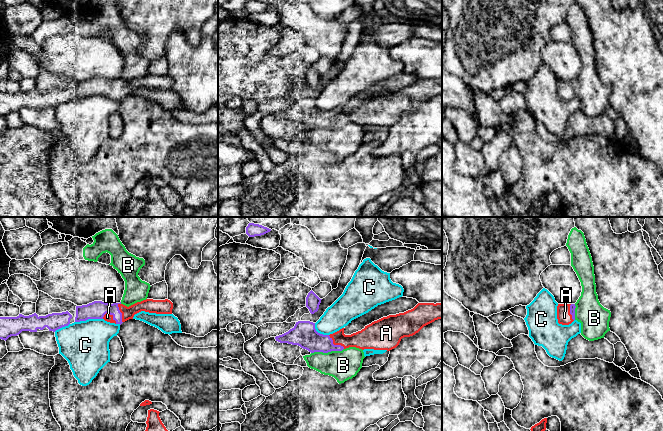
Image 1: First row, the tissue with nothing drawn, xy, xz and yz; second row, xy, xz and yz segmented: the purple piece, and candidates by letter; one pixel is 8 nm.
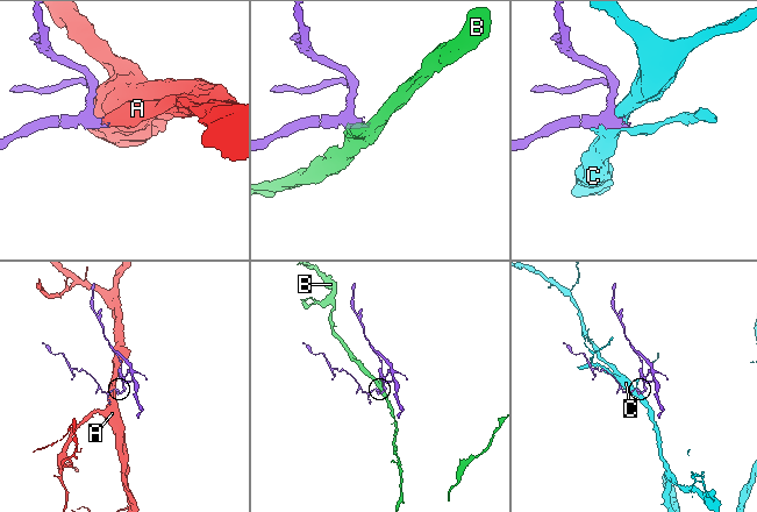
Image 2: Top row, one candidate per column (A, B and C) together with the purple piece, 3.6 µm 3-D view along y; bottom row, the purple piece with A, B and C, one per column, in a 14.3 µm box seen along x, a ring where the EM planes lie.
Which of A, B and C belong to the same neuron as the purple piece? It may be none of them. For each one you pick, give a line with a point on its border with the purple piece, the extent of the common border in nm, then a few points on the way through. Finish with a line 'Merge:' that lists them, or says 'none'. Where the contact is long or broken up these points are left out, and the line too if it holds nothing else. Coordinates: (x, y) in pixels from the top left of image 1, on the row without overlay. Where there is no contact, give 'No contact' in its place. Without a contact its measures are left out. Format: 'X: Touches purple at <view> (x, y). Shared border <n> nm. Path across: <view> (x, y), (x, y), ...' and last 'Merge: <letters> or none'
A: Touches purple at xy (111, 90). Shared border 130 nm. Path across: xy (96, 86), (104, 86), (111, 90), (107, 93)
Merge: A

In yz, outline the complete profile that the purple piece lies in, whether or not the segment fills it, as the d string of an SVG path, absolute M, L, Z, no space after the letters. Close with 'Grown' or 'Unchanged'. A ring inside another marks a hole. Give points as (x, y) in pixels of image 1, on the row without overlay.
M558 80L557 95L562 101L569 101L575 96L575 80Z. Grown

